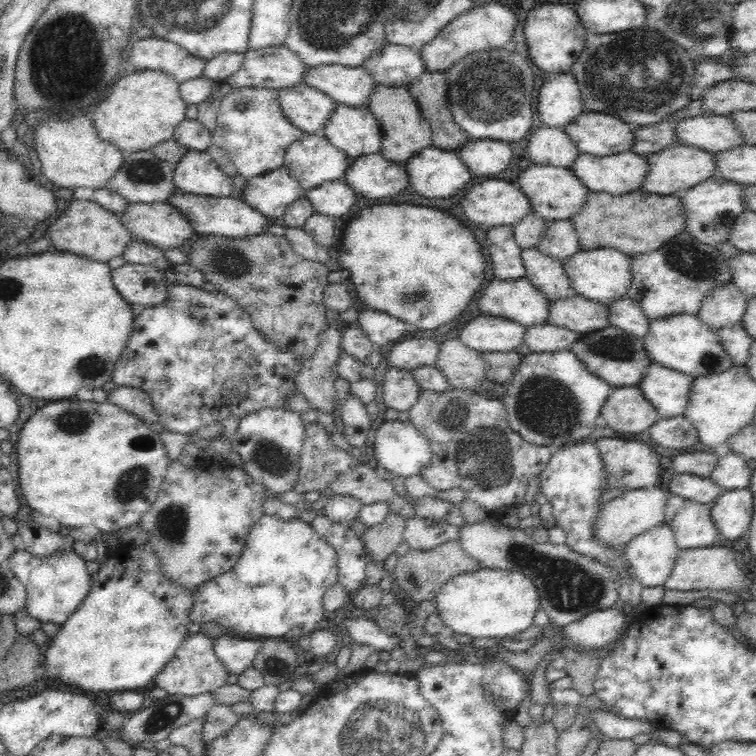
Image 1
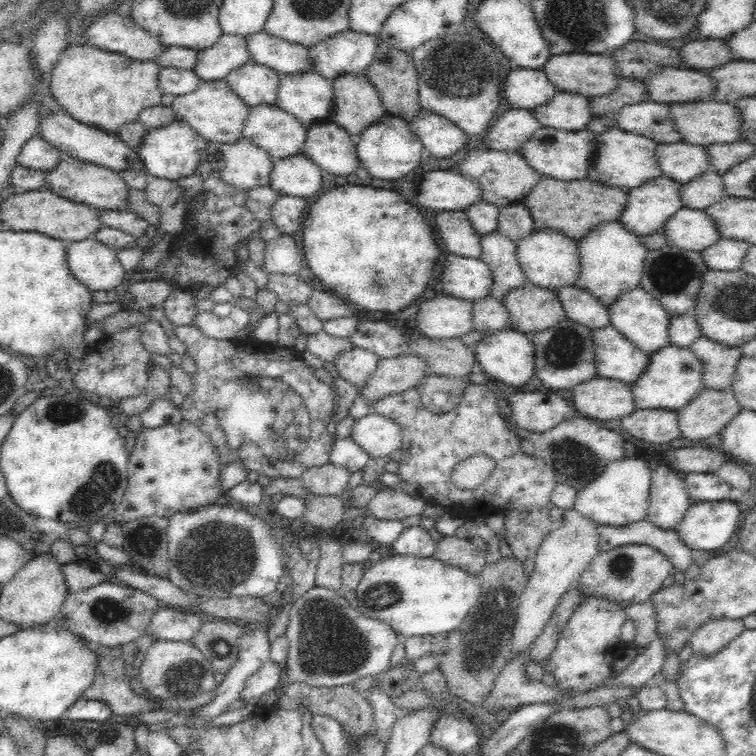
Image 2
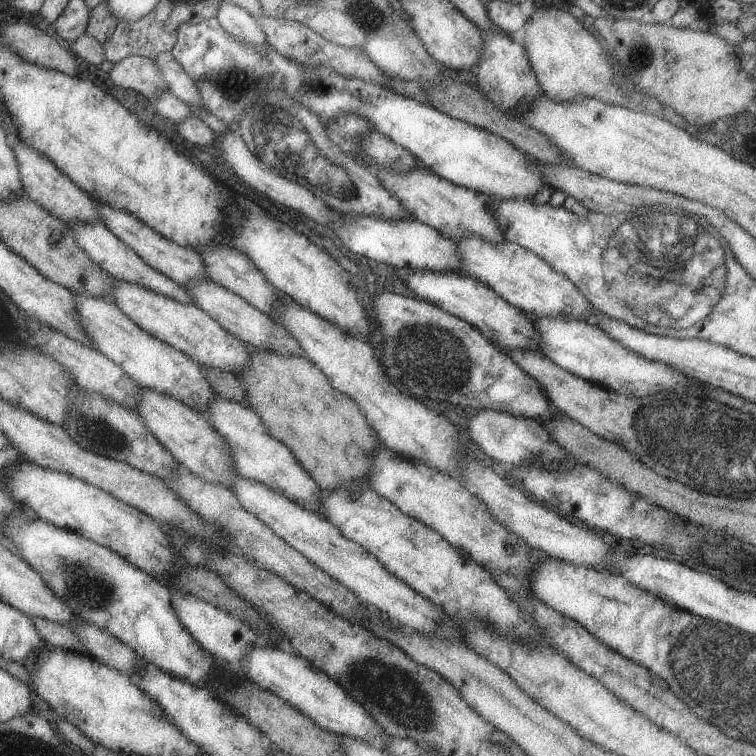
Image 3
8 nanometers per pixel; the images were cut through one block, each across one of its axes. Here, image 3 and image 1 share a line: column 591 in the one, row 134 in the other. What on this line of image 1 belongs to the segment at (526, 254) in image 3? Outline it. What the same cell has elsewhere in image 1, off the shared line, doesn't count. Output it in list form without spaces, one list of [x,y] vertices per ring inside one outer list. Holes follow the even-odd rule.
[[[322,130],[316,134],[306,134],[302,140],[296,140],[296,144],[290,144],[284,156],[284,166],[290,170],[292,178],[300,182],[300,186],[304,188],[304,196],[314,188],[320,188],[320,184],[344,180],[350,164],[352,164],[350,156],[346,156],[346,152],[338,150],[336,146],[332,146],[332,142],[326,138]]]

